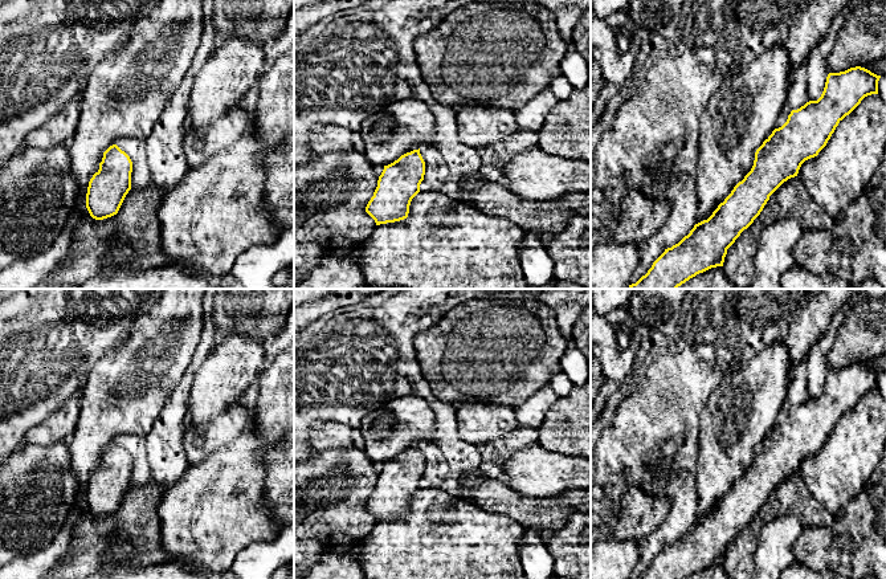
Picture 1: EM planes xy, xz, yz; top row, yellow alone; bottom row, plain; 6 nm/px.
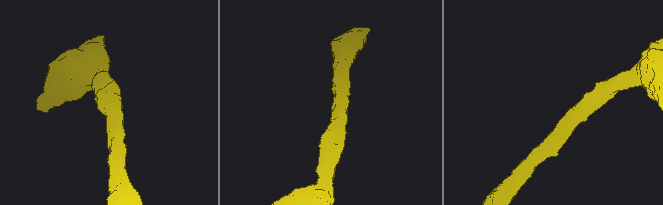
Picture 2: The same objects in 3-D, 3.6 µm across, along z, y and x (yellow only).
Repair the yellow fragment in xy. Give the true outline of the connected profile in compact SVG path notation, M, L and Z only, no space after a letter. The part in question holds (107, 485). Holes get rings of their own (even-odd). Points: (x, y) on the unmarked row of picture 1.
M117 441L105 449L99 466L89 478L86 505L95 517L118 510L126 492L131 486L132 458Z

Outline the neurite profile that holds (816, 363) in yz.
M818 344L808 352L804 366L807 368L807 386L809 397L817 397L825 384L826 374L830 370L828 358L821 352Z

